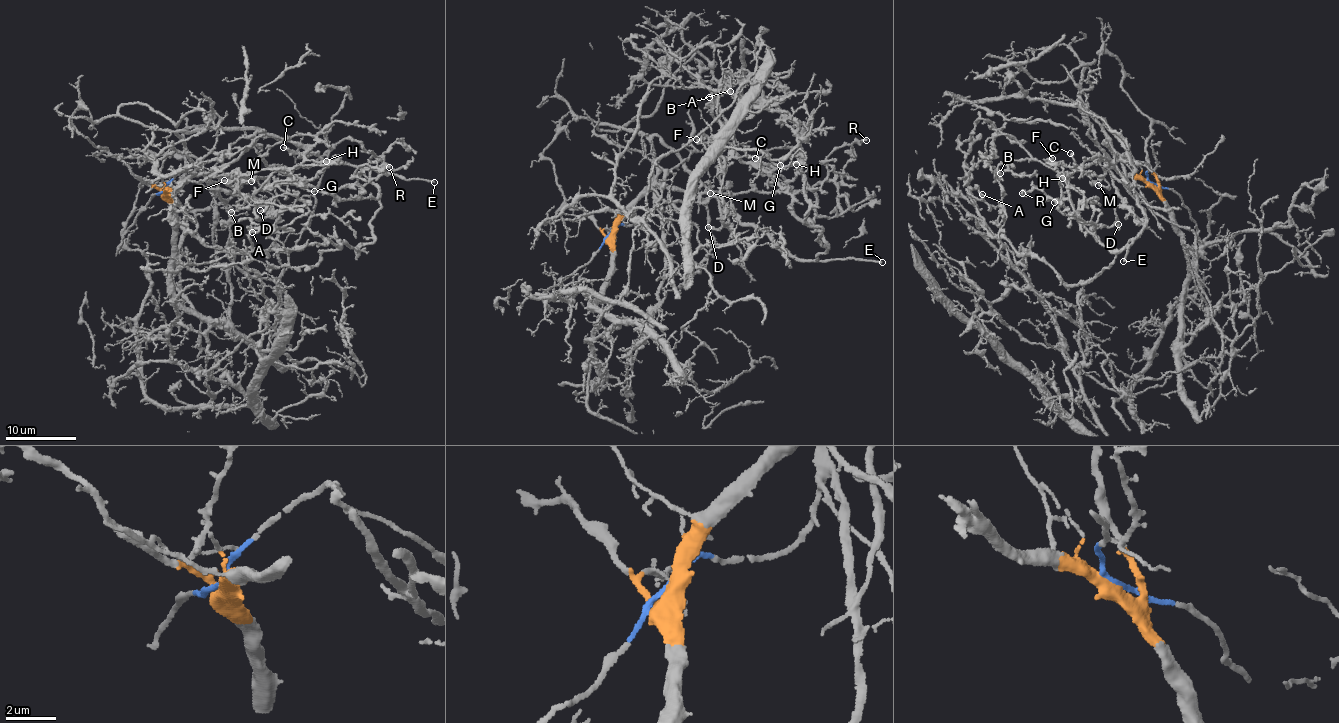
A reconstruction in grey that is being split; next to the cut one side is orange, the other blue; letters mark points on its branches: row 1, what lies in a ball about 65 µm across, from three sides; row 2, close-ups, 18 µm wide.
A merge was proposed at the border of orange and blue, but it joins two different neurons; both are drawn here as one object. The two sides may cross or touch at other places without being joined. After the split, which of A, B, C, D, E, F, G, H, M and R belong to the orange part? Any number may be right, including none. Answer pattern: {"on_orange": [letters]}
{"on_orange": []}

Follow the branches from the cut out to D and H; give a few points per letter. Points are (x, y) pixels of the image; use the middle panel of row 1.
D: (611, 232), (651, 213), (660, 136), (741, 223), (795, 257), (826, 248), (731, 156), (730, 214), (708, 226)
H: (611, 232), (651, 213), (660, 136), (741, 223), (814, 259), (824, 239), (759, 166), (797, 164)

